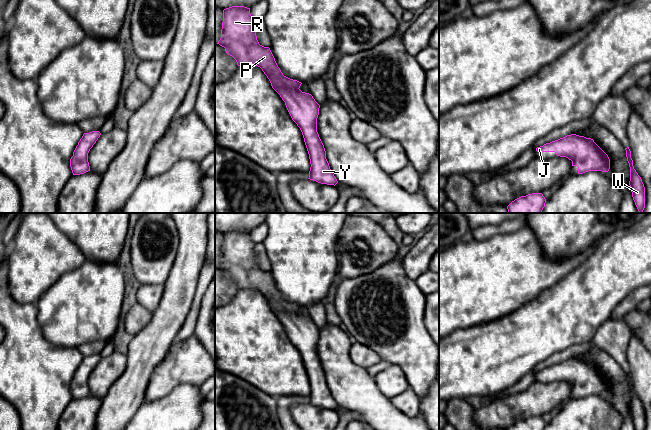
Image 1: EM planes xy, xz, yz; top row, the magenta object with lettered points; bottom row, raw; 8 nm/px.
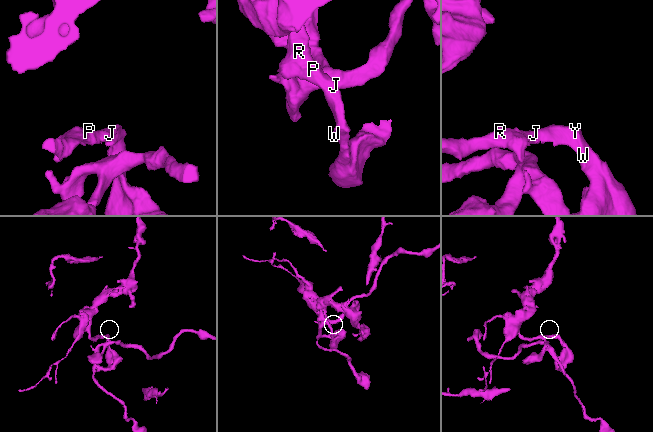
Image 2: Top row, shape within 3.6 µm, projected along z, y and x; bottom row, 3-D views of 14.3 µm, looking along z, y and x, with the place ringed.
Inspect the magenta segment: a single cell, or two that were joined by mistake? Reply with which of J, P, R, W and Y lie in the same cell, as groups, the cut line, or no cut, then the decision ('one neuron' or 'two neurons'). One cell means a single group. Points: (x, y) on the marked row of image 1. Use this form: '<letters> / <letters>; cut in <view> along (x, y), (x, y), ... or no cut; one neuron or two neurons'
J P R W Y; no cut; one neuron

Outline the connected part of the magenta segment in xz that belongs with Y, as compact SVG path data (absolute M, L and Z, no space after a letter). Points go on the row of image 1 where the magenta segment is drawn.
M232 6L224 9L221 38L217 44L225 48L238 66L254 64L262 69L302 132L311 164L308 179L335 186L338 181L330 169L317 132L320 105L311 94L299 89L301 82L283 75L270 48L259 44L254 24L250 8Z

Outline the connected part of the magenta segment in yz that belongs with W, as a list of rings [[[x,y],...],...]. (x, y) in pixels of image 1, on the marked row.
[[[629,147],[625,148],[625,150],[627,161],[630,167],[630,181],[629,181],[630,190],[632,192],[632,197],[638,211],[642,213],[645,208],[645,187],[641,177],[634,169],[633,160],[631,158],[631,151]]]

